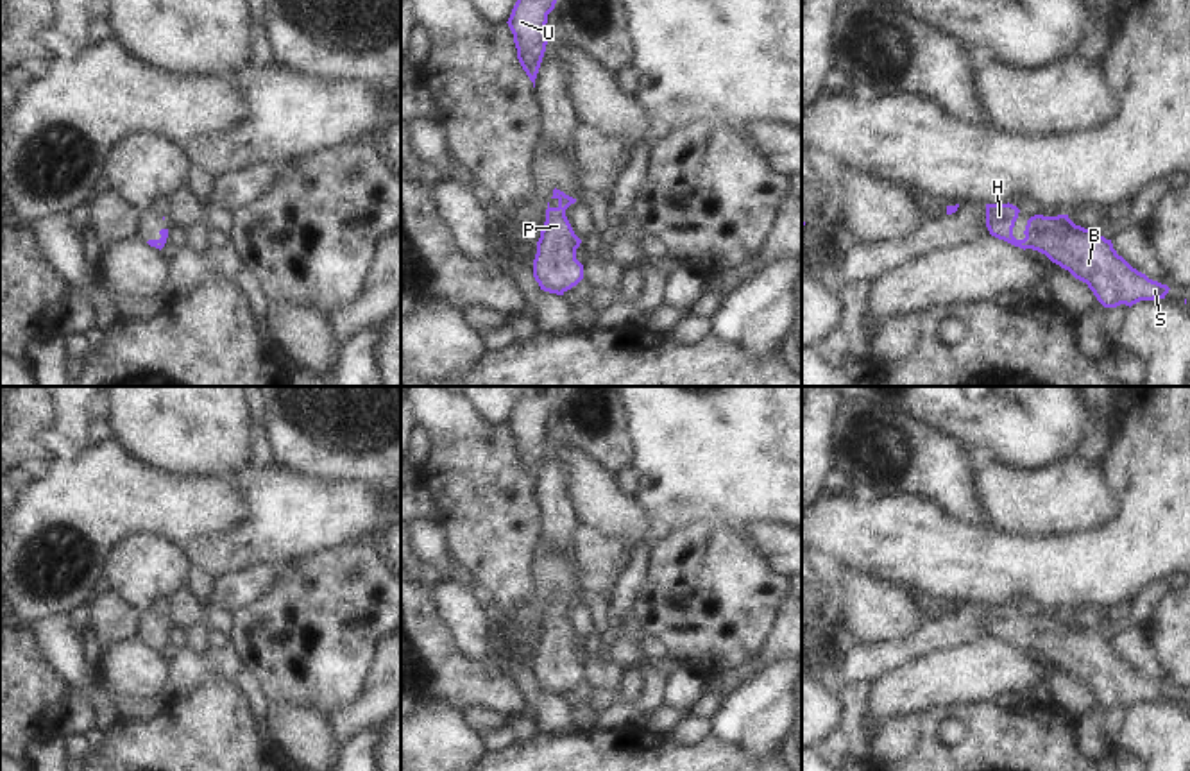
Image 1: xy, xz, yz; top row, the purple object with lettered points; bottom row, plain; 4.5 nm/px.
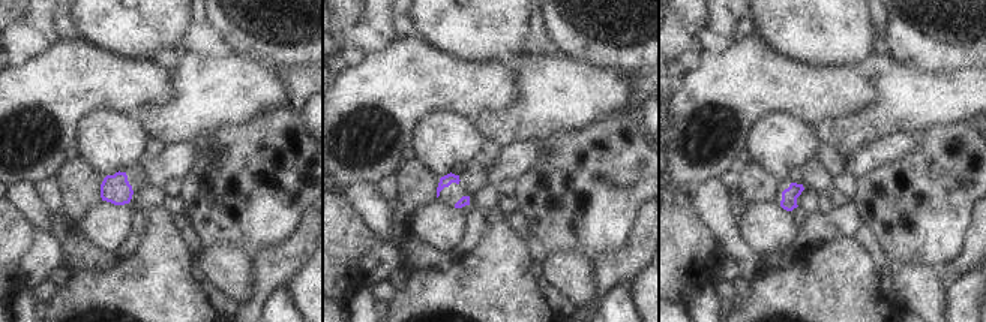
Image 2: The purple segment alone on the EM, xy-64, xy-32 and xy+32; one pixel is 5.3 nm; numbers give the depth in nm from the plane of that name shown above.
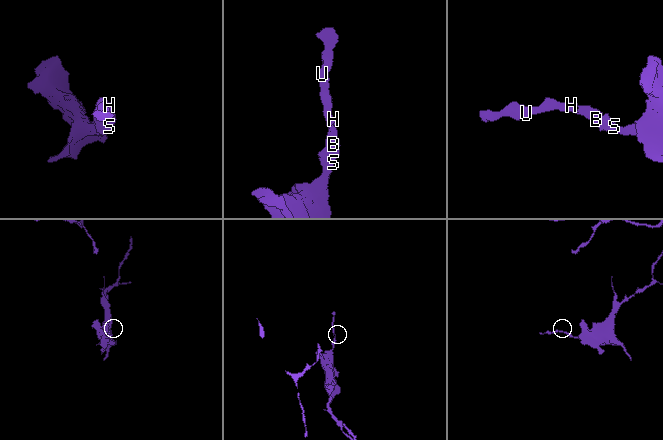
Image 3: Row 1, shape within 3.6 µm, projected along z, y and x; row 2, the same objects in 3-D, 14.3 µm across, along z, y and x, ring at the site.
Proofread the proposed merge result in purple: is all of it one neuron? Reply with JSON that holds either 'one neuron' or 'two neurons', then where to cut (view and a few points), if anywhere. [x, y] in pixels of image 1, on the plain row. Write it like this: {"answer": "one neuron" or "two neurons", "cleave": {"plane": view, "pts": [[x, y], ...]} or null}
{"answer": "one neuron", "cleave": null}

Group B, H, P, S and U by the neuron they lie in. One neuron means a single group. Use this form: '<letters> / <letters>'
B H P S U

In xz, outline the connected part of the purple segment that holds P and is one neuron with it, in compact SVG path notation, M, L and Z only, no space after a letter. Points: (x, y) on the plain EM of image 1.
M557 589L551 599L557 599L558 606L551 608L548 603L546 623L533 660L533 678L540 691L564 696L583 680L583 665L576 660L576 649L582 640L574 635L565 617L565 610L576 599Z

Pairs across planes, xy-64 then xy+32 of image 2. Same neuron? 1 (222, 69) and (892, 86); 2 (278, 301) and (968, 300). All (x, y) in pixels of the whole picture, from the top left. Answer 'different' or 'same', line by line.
1: same
2: same

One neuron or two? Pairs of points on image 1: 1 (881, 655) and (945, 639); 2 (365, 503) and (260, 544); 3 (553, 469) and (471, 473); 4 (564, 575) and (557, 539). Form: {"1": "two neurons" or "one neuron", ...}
{"1": "one neuron", "2": "one neuron", "3": "two neurons", "4": "two neurons"}

